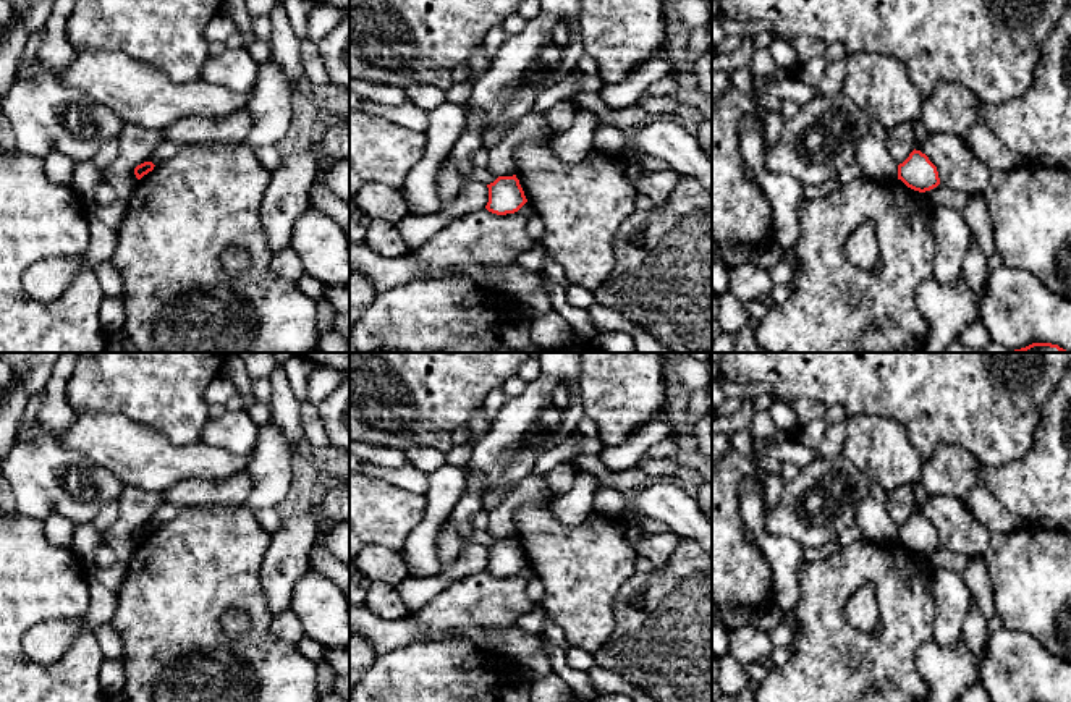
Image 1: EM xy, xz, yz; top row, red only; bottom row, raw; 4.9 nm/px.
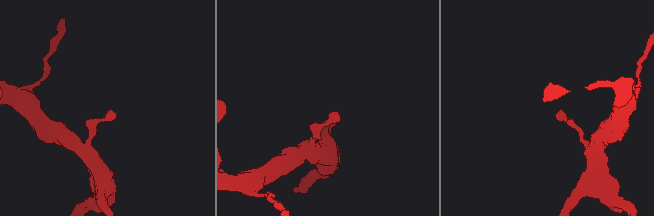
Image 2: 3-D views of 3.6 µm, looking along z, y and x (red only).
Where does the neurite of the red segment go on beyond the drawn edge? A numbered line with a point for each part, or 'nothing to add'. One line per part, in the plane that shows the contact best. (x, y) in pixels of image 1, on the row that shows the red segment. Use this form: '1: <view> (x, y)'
nothing to add

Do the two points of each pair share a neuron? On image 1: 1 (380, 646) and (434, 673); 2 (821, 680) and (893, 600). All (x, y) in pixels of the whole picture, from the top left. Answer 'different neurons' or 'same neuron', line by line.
1: different neurons
2: same neuron

